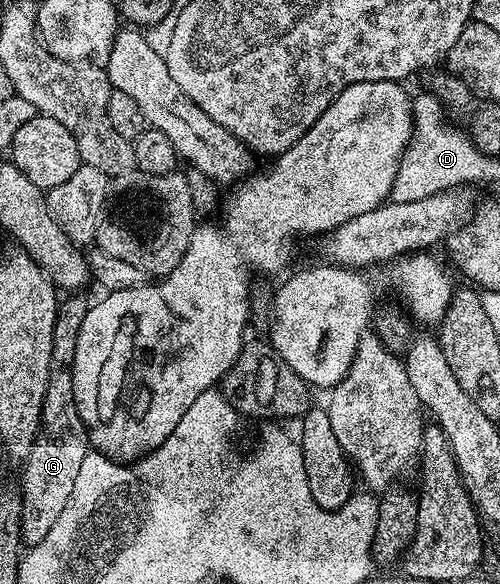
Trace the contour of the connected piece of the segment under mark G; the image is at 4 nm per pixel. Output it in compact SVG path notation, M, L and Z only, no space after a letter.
M68 295L59 302L58 316L54 323L52 350L50 351L50 375L46 387L46 399L40 417L40 430L32 444L32 450L22 463L24 481L28 484L28 493L24 497L24 506L20 516L20 536L25 546L31 547L42 543L50 527L60 518L74 491L74 482L78 479L78 470L82 459L90 451L88 428L78 415L78 403L74 399L74 351L78 347L78 333L82 319L90 304L84 295Z

